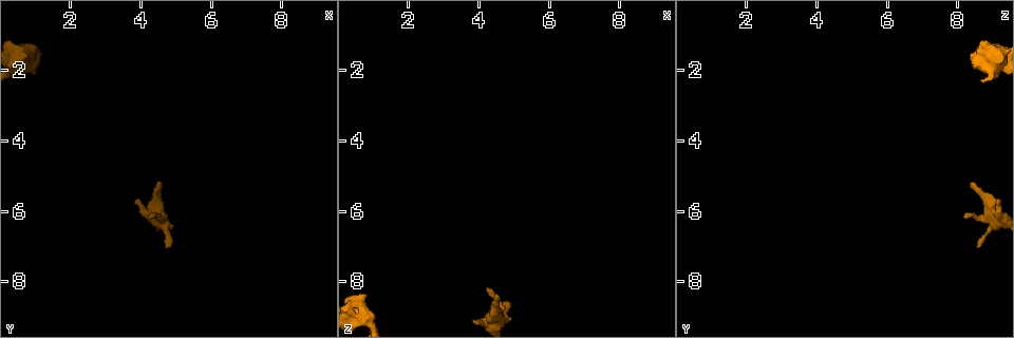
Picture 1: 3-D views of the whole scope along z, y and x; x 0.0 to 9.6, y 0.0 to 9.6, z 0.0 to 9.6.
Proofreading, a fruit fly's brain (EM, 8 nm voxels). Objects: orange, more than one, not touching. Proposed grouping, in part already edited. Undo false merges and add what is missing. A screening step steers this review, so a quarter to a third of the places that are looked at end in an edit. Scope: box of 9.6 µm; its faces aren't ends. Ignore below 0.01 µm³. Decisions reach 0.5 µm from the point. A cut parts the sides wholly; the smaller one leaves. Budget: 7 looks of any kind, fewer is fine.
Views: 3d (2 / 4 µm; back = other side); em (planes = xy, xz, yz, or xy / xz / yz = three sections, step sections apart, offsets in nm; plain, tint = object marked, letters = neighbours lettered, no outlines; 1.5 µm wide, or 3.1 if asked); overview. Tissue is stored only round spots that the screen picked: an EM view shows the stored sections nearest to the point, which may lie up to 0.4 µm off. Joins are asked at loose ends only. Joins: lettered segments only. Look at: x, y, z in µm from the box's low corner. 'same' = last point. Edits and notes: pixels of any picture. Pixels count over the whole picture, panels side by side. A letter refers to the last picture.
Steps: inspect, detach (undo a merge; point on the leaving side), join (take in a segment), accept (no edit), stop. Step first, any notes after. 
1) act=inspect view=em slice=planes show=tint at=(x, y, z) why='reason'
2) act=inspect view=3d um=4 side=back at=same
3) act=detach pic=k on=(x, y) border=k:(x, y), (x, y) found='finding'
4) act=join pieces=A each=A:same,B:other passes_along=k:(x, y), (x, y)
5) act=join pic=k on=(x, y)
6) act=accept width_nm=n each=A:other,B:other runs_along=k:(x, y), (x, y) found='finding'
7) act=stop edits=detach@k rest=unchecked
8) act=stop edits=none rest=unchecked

act=inspect view=em slice=planes show=letters at=(4.50, 5.10, 8.45) why='stops while still wide'

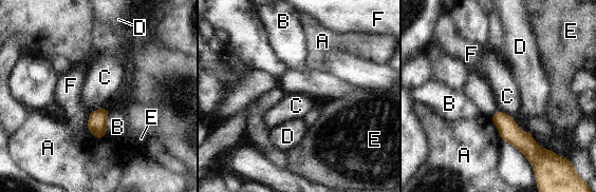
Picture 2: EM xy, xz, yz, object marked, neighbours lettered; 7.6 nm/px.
act=accept each=A:other,B:other,C:other,D:other,E:other,F:other runs_along=2:(499, 113), (531, 149), (538, 151) found='no lettered segment goes on from it'

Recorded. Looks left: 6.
act=inspect view=3d um=2 side=back at=(4.75, 7.00, 8.60) why='thin end'

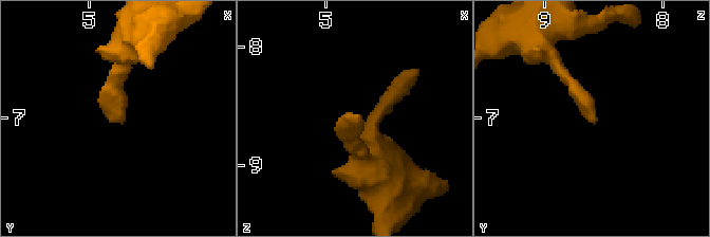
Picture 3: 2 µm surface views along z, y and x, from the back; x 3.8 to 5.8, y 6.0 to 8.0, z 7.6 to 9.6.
act=inspect view=em slice=planes show=letters at=(4.74, 7.04, 8.58)

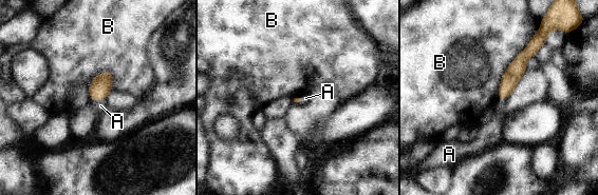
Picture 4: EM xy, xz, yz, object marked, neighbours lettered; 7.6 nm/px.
act=join pieces=A each=A:same,B:other passes_along=4:(101, 85), (98, 98), (100, 105) found='it goes on there'

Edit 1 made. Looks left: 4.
act=inspect view=3d um=4 at=(0.85, 1.60, 8.45) why='free end'

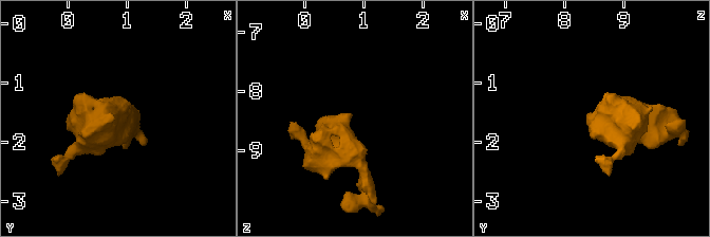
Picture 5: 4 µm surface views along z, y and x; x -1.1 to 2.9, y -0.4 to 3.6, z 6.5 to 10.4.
act=inspect view=em slice=xz step=4 show=letters at=(0.85, 1.65, 8.40) why='shape alone is not enough'

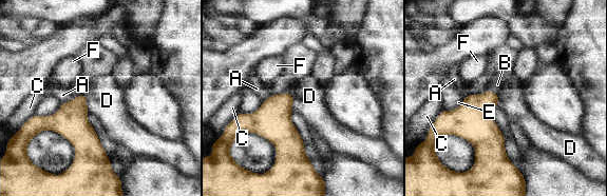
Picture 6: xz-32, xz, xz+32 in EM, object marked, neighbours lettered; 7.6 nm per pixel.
act=join pieces=B each=A:other,B:same,C:other,D:other,E:other,F:other passes_along=6:(474, 118), (493, 93), (497, 84) found='it goes on there'

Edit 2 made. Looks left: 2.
act=stop edits=join@4,join@6 rest=unchecked

